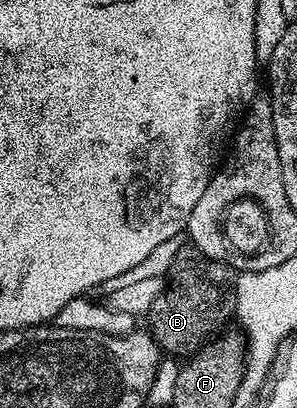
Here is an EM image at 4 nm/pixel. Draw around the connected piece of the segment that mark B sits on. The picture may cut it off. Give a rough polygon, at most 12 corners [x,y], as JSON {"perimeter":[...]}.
{"perimeter":[[183,249],[148,312],[159,352],[195,355],[235,318],[222,261]]}

